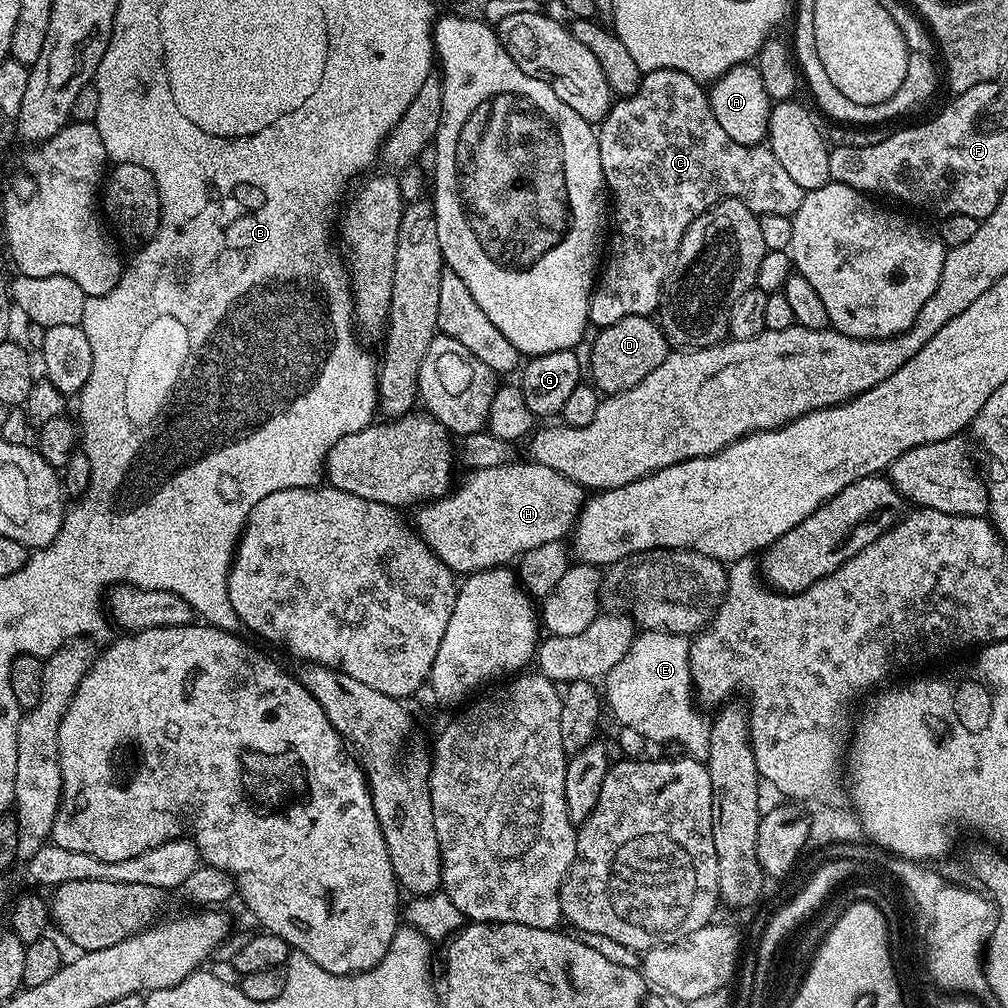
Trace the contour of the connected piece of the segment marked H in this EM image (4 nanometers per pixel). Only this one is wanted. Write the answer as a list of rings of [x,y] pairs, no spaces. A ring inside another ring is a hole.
[[[513,462],[469,471],[461,488],[453,487],[447,494],[415,509],[414,527],[417,534],[453,574],[471,574],[511,565],[524,553],[538,546],[546,546],[546,542],[563,541],[576,527],[576,519],[584,508],[586,489],[558,474],[558,470],[550,470],[550,466],[527,463]]]

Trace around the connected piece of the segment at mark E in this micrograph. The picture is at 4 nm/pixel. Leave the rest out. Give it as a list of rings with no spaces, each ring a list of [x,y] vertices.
[[[645,629],[618,665],[603,677],[602,688],[604,684],[605,703],[621,727],[633,729],[652,744],[678,742],[691,757],[702,762],[709,754],[711,723],[696,710],[689,668],[690,644],[688,636]]]

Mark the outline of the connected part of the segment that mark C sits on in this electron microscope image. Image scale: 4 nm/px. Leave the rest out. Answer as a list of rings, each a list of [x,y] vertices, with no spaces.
[[[682,70],[643,73],[634,95],[617,99],[599,121],[596,141],[602,158],[606,192],[610,197],[610,232],[612,228],[612,249],[606,252],[608,269],[605,272],[603,269],[588,302],[588,319],[597,329],[622,318],[652,316],[659,309],[662,289],[676,259],[682,234],[694,218],[714,207],[717,200],[741,200],[759,217],[766,214],[793,217],[802,206],[806,190],[790,178],[772,151],[759,144],[747,148],[734,142],[734,138],[722,130],[718,118],[714,118],[705,85],[690,78],[690,74],[682,74]]]

